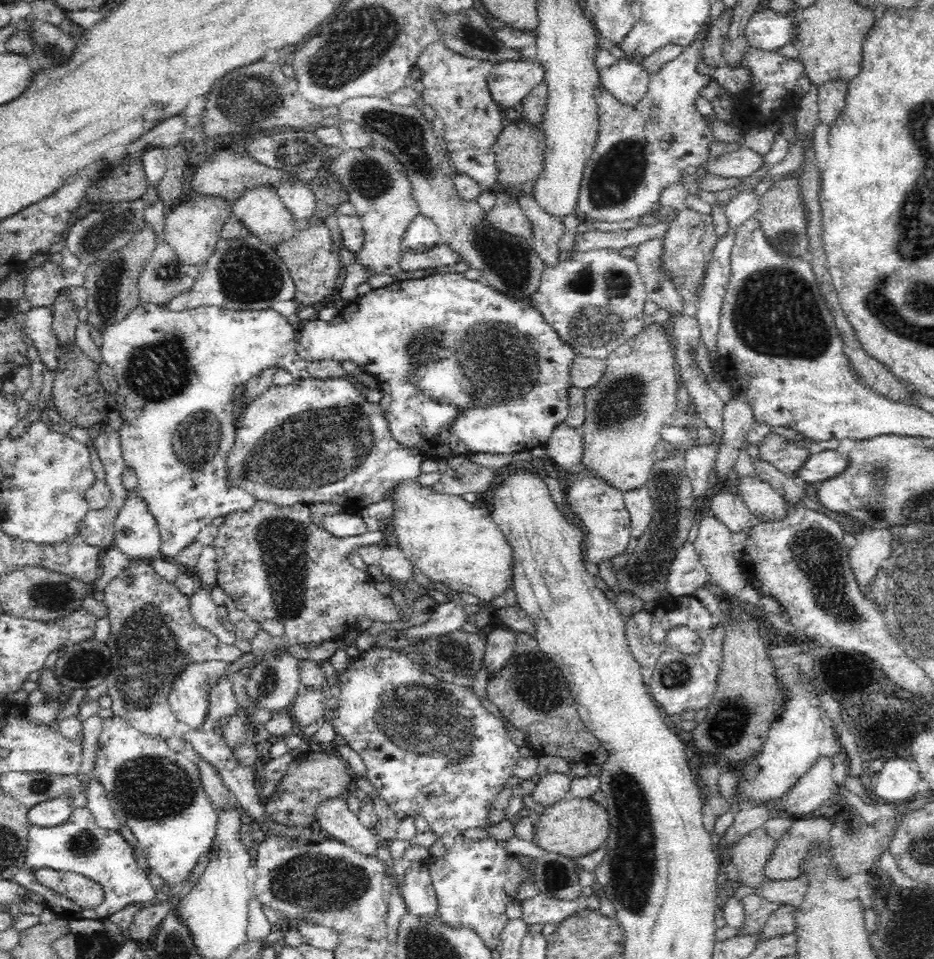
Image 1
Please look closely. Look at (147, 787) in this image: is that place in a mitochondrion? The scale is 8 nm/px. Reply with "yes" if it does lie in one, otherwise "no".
yes

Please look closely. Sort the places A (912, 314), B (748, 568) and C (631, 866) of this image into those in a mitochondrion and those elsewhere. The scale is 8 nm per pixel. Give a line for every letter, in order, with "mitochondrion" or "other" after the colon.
A: mitochondrion
B: other
C: mitochondrion

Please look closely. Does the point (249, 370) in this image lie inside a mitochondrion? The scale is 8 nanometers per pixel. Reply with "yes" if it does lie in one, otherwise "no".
no

